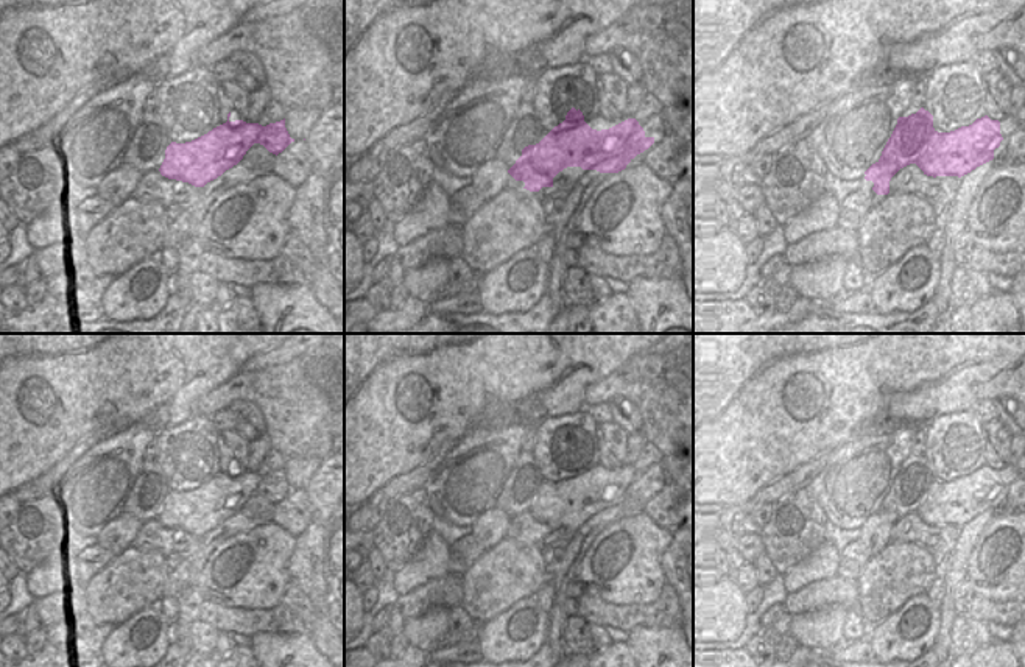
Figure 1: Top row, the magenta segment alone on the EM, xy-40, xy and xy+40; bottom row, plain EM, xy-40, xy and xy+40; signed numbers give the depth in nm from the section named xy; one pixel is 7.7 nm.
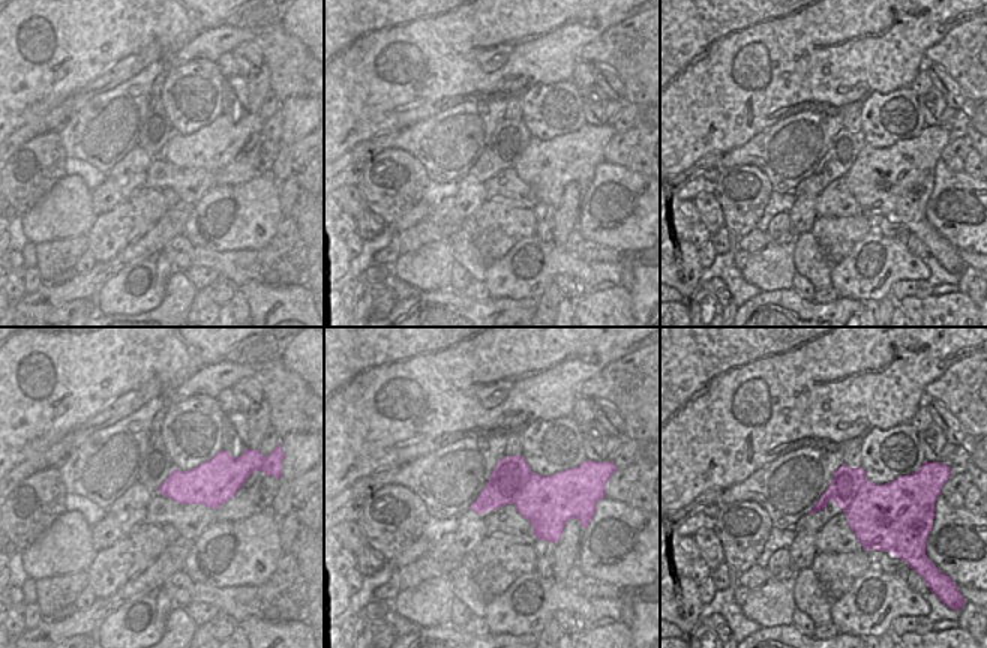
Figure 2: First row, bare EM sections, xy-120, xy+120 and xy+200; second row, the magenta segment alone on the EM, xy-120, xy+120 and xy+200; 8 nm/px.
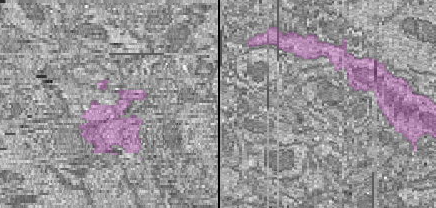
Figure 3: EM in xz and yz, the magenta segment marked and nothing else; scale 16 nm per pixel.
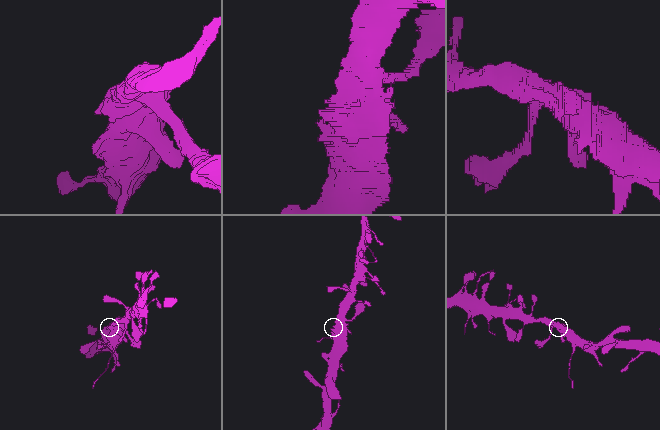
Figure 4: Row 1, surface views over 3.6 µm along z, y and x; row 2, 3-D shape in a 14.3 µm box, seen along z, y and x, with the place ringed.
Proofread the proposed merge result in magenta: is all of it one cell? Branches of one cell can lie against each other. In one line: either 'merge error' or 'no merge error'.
no merge error

